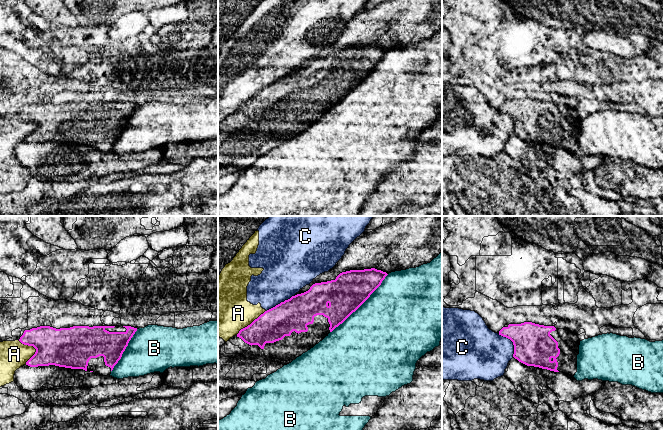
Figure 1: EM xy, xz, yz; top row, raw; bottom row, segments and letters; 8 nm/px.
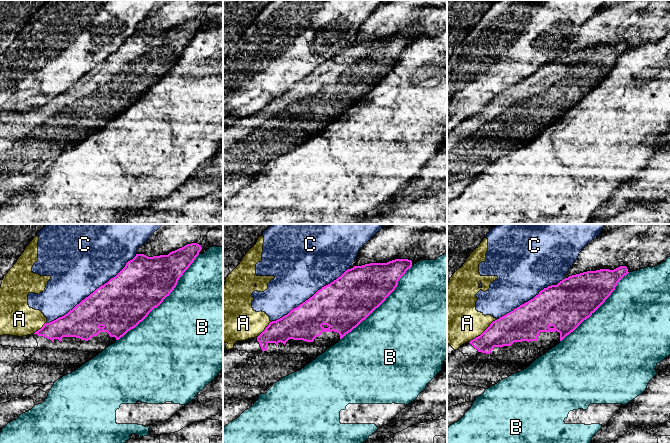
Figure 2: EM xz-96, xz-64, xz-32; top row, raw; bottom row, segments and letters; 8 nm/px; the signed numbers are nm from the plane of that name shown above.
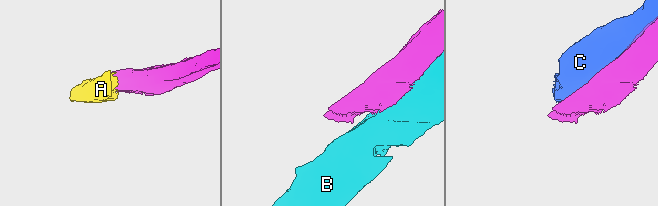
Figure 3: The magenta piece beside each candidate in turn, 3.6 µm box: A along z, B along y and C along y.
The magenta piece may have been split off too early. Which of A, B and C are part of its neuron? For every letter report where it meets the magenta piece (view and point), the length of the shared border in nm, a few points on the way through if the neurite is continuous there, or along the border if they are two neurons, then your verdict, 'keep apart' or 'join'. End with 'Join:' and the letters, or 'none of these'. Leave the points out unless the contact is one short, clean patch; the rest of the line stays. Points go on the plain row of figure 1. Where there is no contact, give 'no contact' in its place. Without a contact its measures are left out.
A: meets magenta in xy at (34, 123); contact 220 nm long; border along xy (18, 116), (35, 125), (35, 129), (26, 140); keep apart
B: meets magenta in xz at (360, 81); contact 650 nm long; keep apart
C: meets magenta in yz at (512, 117); contact 220 nm long; keep apart
Join: none of these

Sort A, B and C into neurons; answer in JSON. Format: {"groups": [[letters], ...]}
{"groups": [["A", "C"], ["B"]]}

